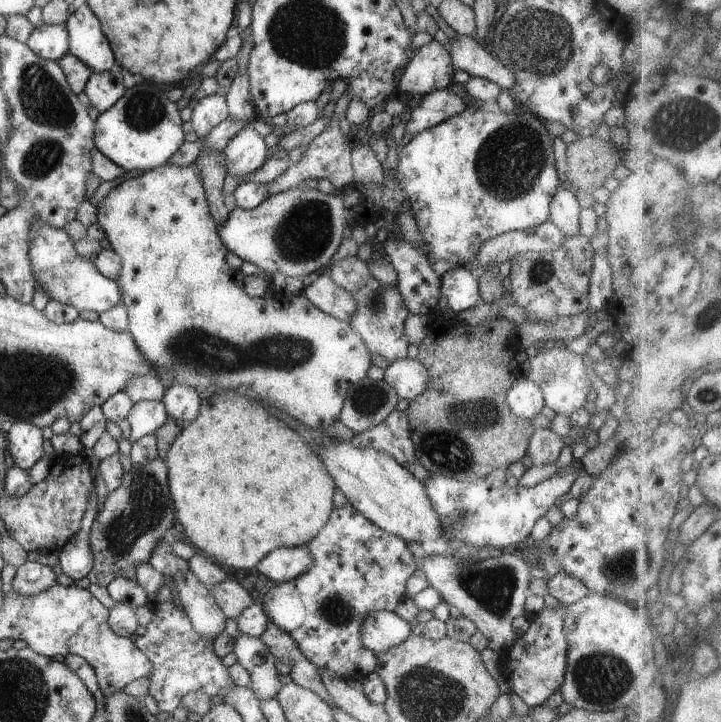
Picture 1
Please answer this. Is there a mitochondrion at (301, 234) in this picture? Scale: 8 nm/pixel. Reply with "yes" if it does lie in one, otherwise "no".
yes

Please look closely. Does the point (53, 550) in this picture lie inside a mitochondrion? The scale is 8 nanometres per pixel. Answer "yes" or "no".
no

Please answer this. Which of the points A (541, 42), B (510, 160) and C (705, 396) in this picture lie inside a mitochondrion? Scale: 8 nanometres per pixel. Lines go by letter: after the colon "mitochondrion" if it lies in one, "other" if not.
A: mitochondrion
B: mitochondrion
C: other

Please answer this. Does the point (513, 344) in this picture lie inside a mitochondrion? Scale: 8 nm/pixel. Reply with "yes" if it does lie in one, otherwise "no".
no

